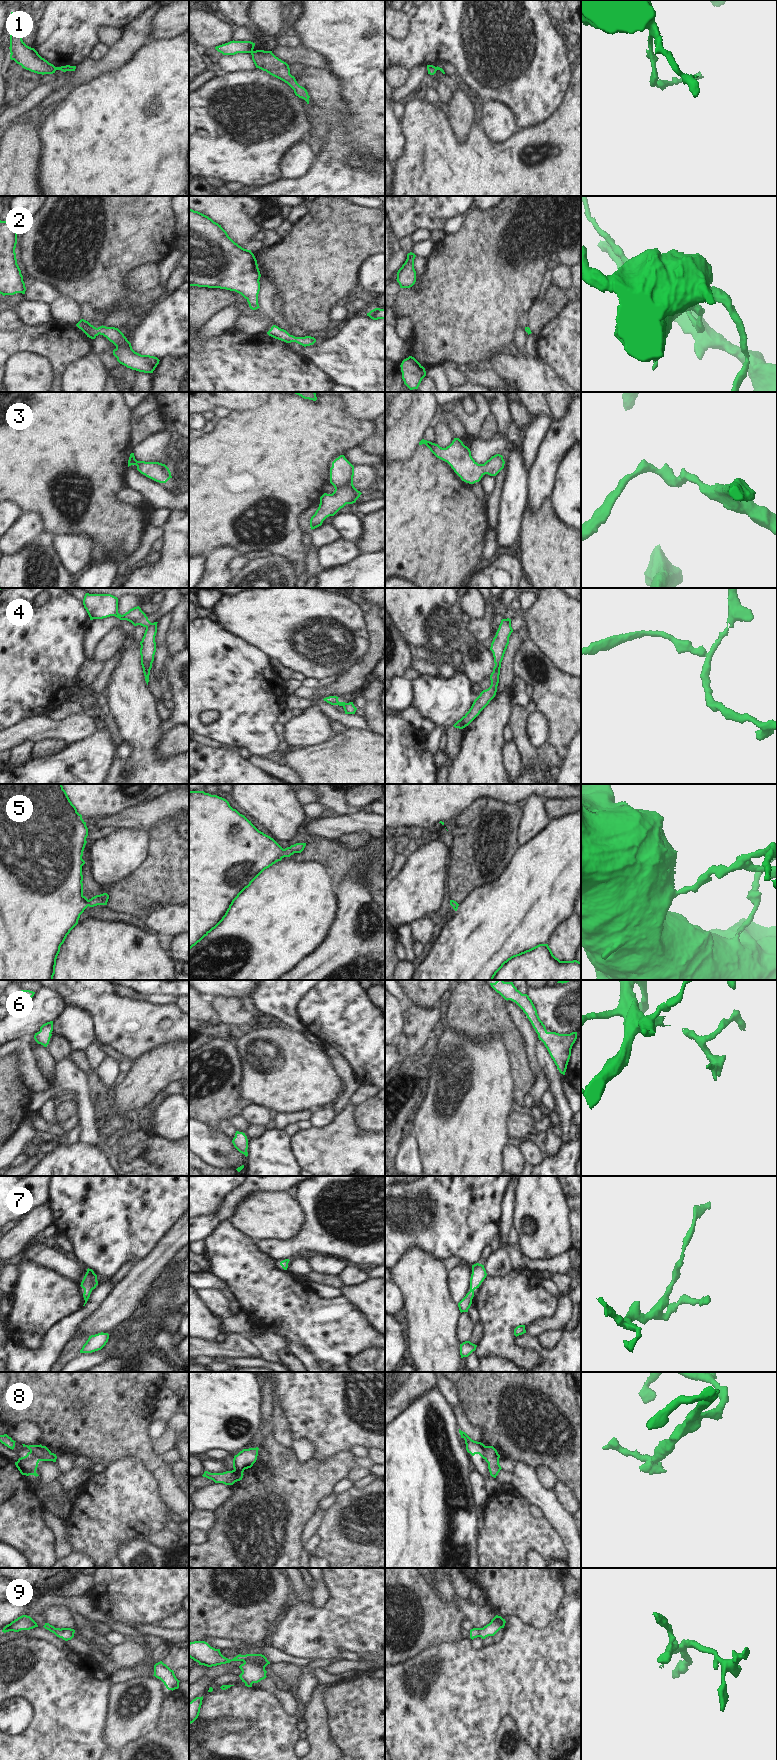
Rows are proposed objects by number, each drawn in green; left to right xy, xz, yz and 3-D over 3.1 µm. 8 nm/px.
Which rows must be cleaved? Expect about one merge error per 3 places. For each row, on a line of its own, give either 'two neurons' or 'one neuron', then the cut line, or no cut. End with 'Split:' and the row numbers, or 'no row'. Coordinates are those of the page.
1: two neurons; cut xz (252, 50), (249, 52)
2: one neuron; cut none
3: one neuron; cut none
4: two neurons; cut xy (150, 622), (146, 627)
5: one neuron; cut none
6: one neuron; cut none
7: one neuron; cut none
8: one neuron; cut none
9: one neuron; cut none
Split: 1, 4

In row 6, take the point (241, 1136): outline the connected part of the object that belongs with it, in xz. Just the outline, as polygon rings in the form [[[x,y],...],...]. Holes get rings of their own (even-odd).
[[[236,1131],[232,1143],[240,1153],[244,1154],[246,1157],[248,1156],[248,1139],[245,1133]]]

